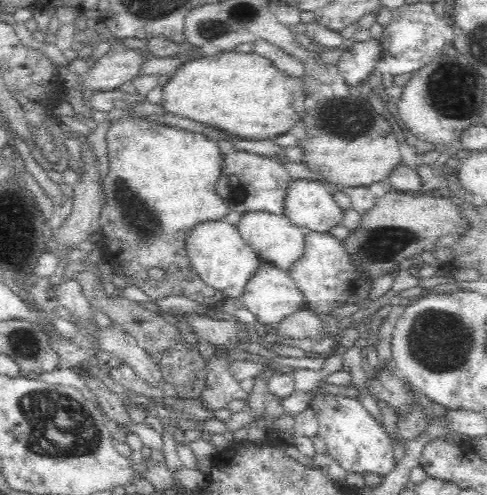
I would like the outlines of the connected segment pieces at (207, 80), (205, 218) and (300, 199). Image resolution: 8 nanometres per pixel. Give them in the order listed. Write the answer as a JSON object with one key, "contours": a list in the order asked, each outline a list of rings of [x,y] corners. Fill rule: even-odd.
{"contours":[[[[220,51],[214,55],[192,59],[186,61],[184,64],[179,66],[174,75],[168,79],[168,82],[162,87],[162,95],[160,100],[160,106],[162,110],[168,114],[174,114],[174,116],[180,116],[180,118],[188,118],[188,120],[194,120],[194,122],[200,122],[200,124],[206,124],[206,126],[212,126],[216,130],[224,130],[227,134],[232,137],[240,138],[240,140],[272,140],[280,134],[288,133],[288,131],[296,124],[296,121],[300,120],[300,112],[304,111],[304,101],[305,101],[305,89],[302,80],[296,80],[295,78],[288,78],[276,70],[269,60],[266,60],[263,56],[253,52],[228,52]]],[[[136,112],[122,116],[118,121],[114,122],[107,130],[105,140],[109,154],[109,172],[106,178],[104,178],[104,194],[106,194],[106,200],[104,200],[104,204],[102,204],[101,207],[99,224],[102,226],[102,231],[99,231],[99,233],[102,235],[102,238],[104,238],[103,242],[109,242],[110,244],[103,244],[99,253],[100,258],[104,259],[104,262],[114,266],[113,275],[115,275],[115,281],[131,283],[137,286],[146,294],[148,300],[152,300],[152,302],[158,302],[158,300],[162,300],[162,298],[166,298],[166,296],[186,296],[186,298],[190,298],[190,300],[198,302],[198,304],[202,304],[202,306],[214,306],[214,304],[223,303],[223,294],[204,284],[204,281],[196,275],[196,272],[192,269],[187,254],[187,237],[195,227],[203,223],[223,221],[223,218],[231,212],[217,192],[217,184],[222,175],[224,166],[224,155],[218,148],[218,144],[212,140],[208,140],[208,136],[204,136],[204,134],[156,123],[147,120],[146,117],[142,117]],[[151,268],[160,268],[160,270],[164,272],[164,278],[160,278],[160,280],[151,278],[151,273],[148,272]]],[[[294,179],[287,191],[284,217],[300,229],[316,233],[328,233],[336,226],[343,226],[344,212],[332,198],[332,189],[323,181]]]]}

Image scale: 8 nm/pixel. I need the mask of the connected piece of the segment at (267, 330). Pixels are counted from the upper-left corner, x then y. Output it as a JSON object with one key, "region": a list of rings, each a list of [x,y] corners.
{"region":[[[267,262],[260,266],[259,272],[256,272],[256,275],[252,276],[250,282],[246,284],[240,299],[243,305],[256,317],[255,325],[266,337],[272,333],[278,333],[282,320],[302,310],[305,303],[305,296],[296,286],[289,272],[280,271]]]}

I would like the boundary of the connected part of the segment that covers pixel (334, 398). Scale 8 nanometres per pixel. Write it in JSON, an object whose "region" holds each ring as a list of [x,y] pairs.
{"region":[[[322,393],[322,396],[318,396],[314,400],[320,400],[314,406],[314,410],[318,414],[319,434],[326,444],[326,454],[333,459],[333,462],[340,464],[348,473],[355,472],[362,475],[379,475],[384,477],[391,470],[394,470],[396,460],[394,460],[392,455],[392,440],[390,440],[390,436],[386,433],[384,426],[368,412],[359,398]]]}

